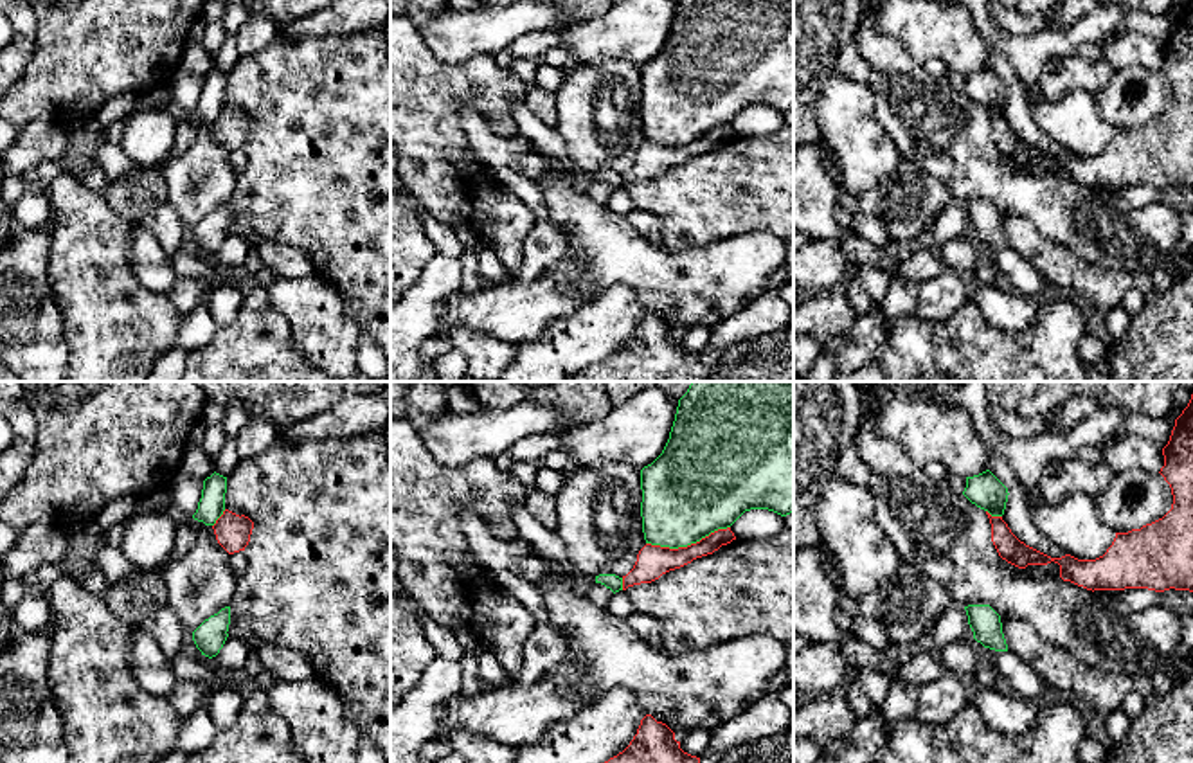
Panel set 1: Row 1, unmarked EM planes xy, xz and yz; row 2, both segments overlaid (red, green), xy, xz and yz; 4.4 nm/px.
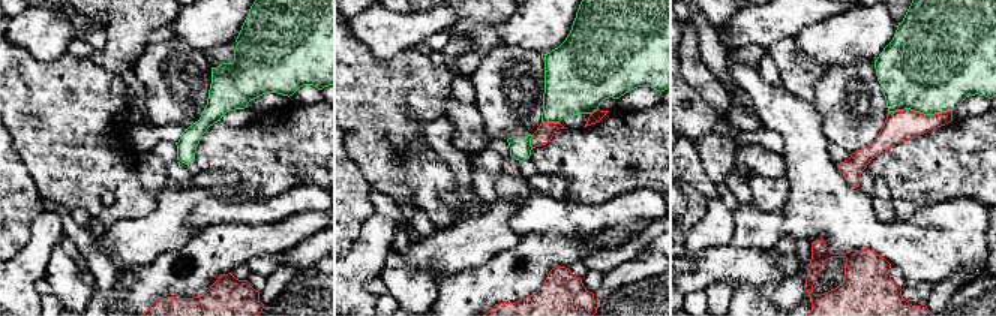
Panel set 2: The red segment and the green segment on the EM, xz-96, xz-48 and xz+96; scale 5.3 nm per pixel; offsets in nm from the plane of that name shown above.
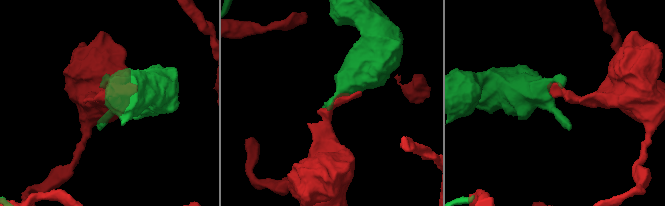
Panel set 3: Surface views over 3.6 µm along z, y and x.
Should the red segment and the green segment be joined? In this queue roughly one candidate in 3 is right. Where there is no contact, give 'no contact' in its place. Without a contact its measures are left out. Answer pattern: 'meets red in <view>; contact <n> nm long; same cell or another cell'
meets red in xz; contact 380 nm long; another cell

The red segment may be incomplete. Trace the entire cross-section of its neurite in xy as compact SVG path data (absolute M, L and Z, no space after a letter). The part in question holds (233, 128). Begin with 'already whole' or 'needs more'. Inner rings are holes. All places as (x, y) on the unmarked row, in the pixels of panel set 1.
already whole; M229 106L212 122L218 140L229 149L245 148L250 139L254 119L245 112L236 112Z

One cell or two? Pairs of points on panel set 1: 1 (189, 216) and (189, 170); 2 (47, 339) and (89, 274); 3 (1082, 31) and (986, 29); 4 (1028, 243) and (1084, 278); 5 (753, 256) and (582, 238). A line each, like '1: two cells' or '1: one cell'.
1: one cell
2: two cells
3: one cell
4: one cell
5: one cell

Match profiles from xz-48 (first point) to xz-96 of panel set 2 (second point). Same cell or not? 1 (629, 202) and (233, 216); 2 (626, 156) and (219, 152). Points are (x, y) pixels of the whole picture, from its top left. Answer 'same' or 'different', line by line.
1: same
2: same

